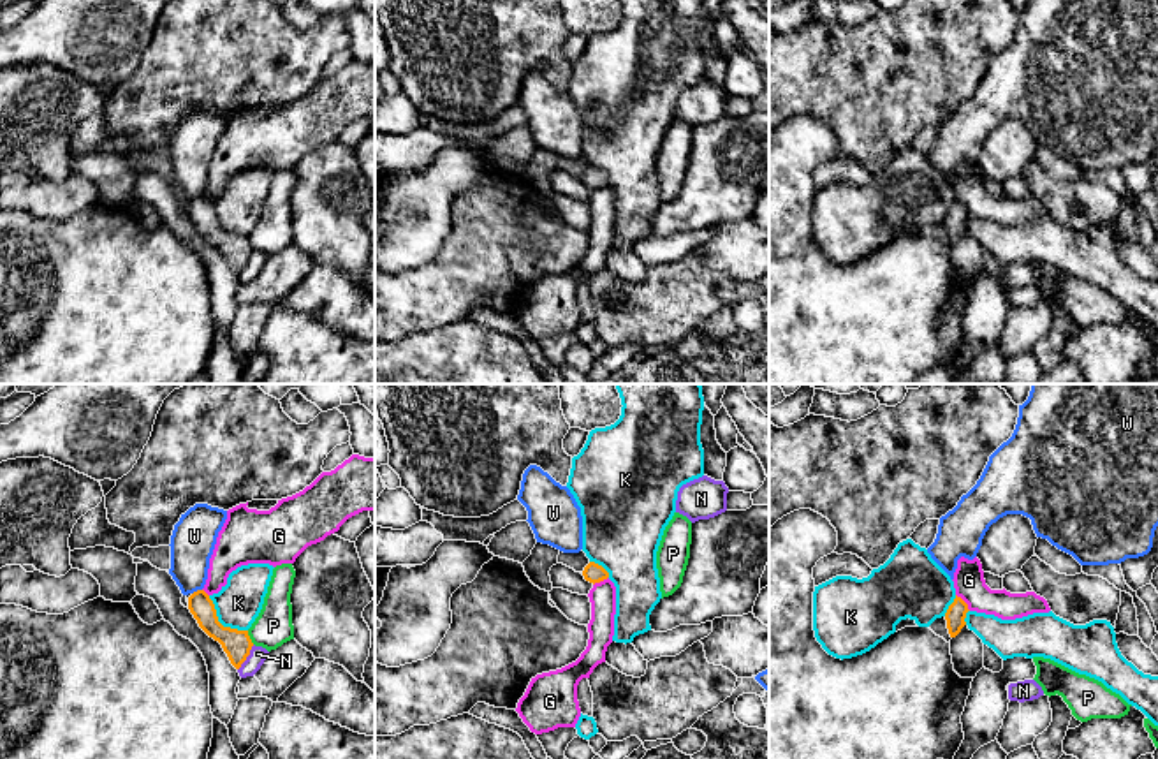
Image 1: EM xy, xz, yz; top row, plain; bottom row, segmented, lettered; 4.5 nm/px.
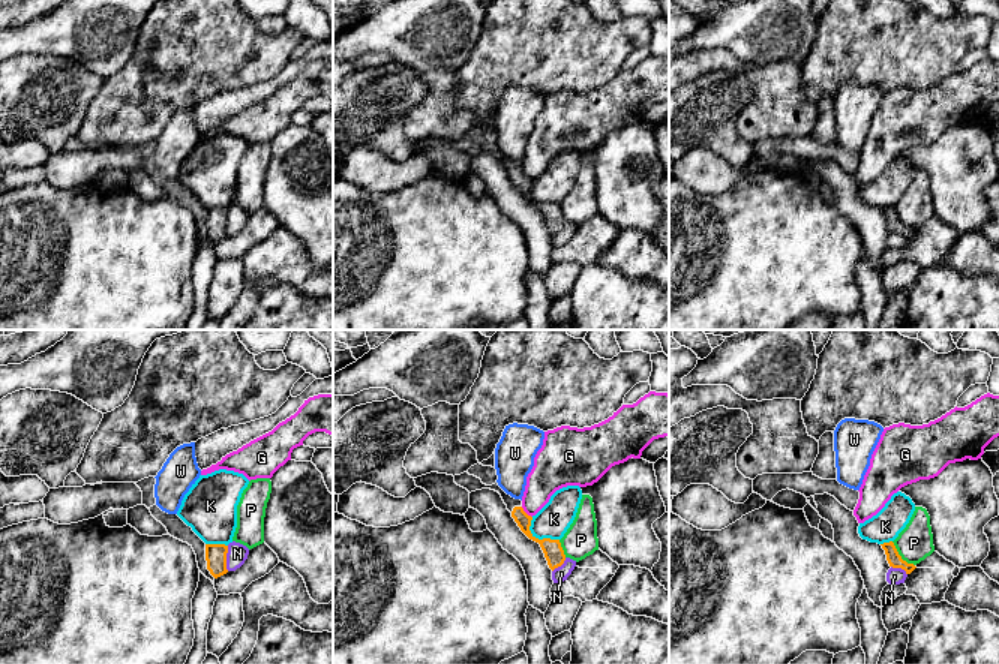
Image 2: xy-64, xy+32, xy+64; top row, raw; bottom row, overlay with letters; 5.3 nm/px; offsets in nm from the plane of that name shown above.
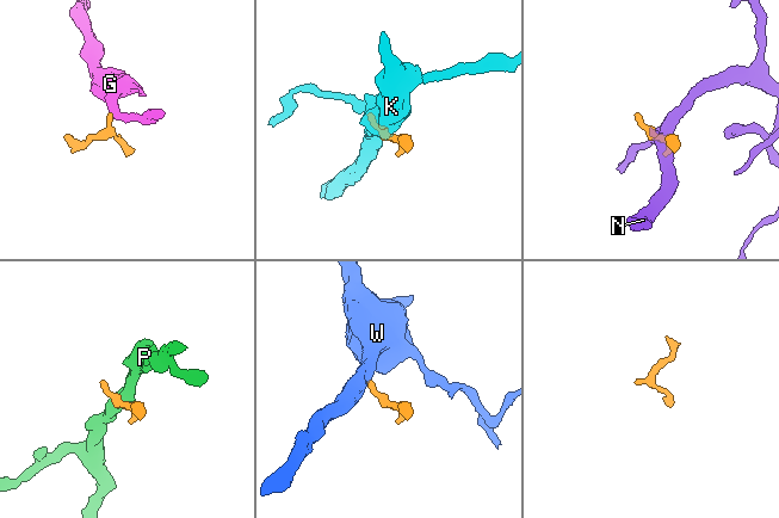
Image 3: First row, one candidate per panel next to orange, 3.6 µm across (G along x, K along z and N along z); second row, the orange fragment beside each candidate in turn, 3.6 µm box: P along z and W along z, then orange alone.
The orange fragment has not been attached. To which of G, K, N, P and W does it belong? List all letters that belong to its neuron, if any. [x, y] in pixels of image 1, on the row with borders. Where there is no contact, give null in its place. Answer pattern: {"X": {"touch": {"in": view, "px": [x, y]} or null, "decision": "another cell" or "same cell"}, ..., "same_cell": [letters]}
{"G": {"touch": {"in": "yz", "px": [965, 603]}, "decision": "another cell"}, "K": {"touch": {"in": "xy", "px": [219, 622]}, "decision": "another cell"}, "N": {"touch": {"in": "xy", "px": [247, 655]}, "decision": "another cell"}, "P": {"touch": {"in": "xy", "px": [249, 638]}, "decision": "another cell"}, "W": {"touch": {"in": "xy", "px": [197, 590]}, "decision": "another cell"}, "same_cell": []}

